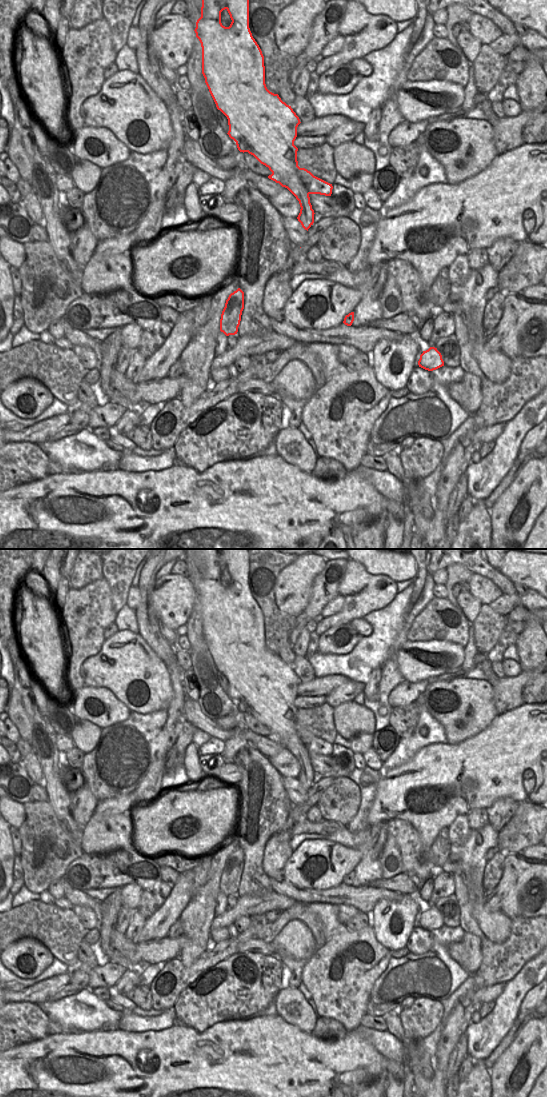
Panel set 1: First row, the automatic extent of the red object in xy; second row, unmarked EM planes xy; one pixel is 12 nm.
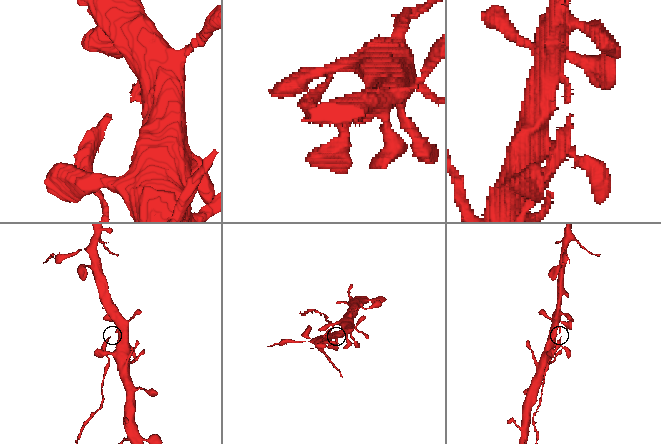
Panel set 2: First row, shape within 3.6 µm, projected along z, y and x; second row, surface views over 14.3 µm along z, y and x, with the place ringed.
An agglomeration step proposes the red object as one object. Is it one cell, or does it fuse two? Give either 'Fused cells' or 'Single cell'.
Fused cells.

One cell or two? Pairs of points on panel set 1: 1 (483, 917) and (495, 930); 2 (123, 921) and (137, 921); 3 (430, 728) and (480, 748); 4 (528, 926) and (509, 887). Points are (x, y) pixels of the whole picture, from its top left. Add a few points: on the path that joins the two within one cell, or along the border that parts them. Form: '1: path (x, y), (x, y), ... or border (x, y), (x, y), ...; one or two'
1: path (486, 920), (493, 927); one
2: border (136, 910), (124, 933); two
3: border (446, 741), (431, 743), (423, 747); two
4: border (536, 916), (514, 917), (512, 919); two

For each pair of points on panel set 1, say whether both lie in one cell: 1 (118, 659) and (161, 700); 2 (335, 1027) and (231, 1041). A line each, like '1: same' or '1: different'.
1: same
2: different

